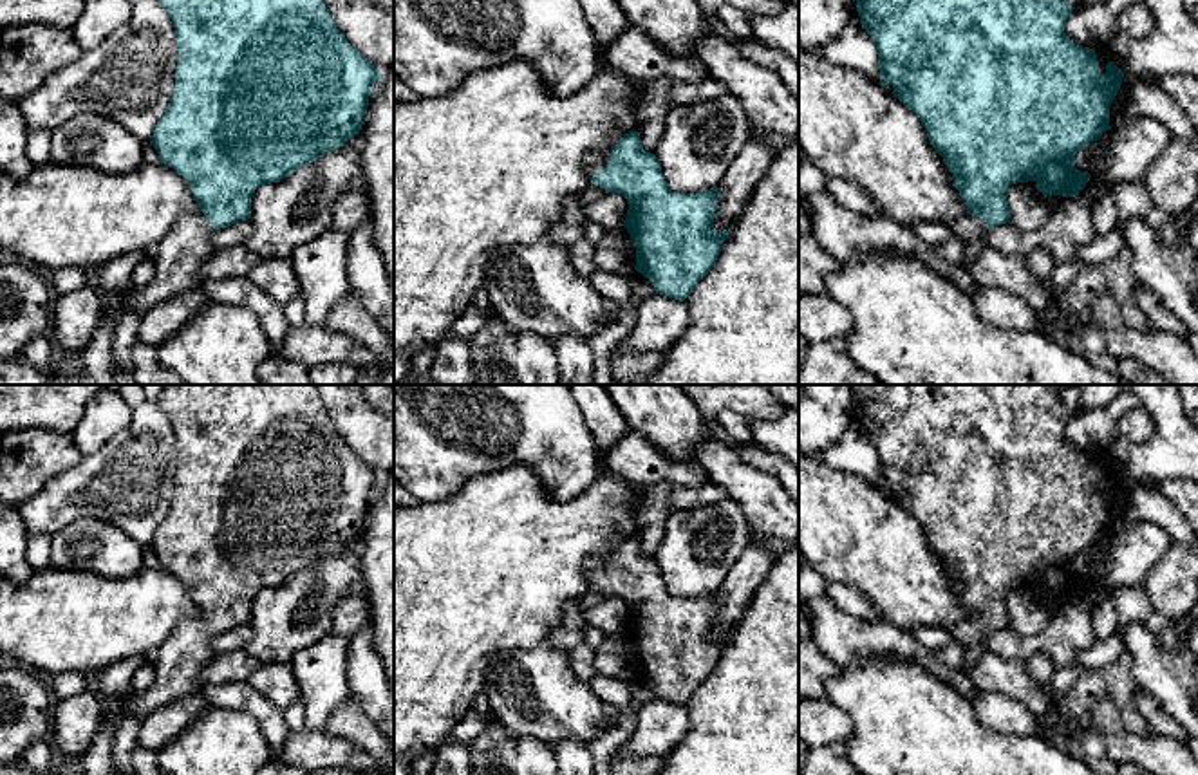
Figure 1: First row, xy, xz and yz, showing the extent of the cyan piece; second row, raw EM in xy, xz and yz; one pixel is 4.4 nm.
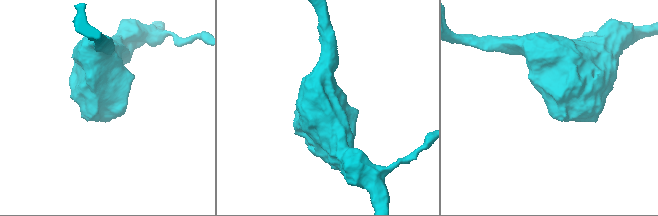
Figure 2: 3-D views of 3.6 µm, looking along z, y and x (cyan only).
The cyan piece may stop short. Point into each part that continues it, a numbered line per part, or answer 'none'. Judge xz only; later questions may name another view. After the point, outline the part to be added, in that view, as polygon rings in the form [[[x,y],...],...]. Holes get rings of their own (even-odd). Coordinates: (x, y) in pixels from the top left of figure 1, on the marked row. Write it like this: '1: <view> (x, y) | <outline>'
1: xz (595, 161) | [[[613,141],[611,145],[602,146],[602,148],[585,155],[585,168],[587,168],[591,177],[596,175],[598,172],[602,172],[607,166],[609,157],[611,157],[611,150],[616,143],[618,141]]]

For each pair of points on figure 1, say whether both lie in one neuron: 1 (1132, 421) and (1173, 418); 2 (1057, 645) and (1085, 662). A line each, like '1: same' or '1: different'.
1: different
2: different

